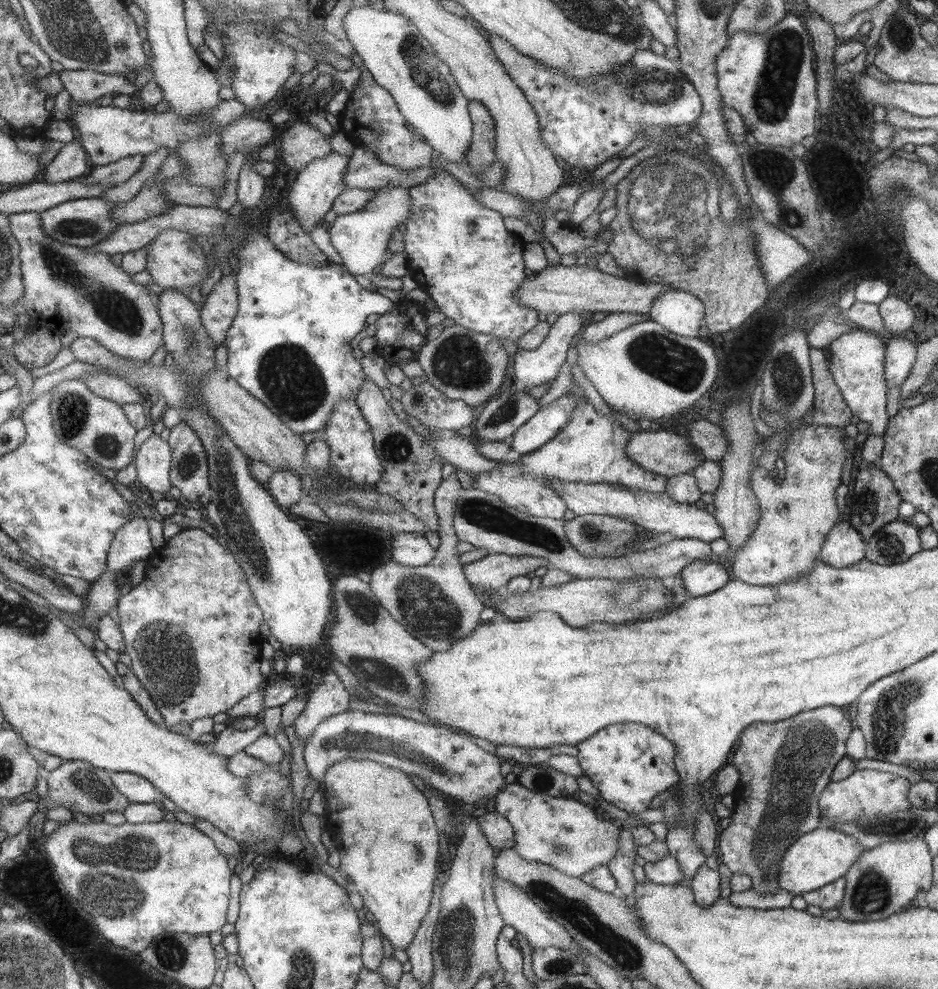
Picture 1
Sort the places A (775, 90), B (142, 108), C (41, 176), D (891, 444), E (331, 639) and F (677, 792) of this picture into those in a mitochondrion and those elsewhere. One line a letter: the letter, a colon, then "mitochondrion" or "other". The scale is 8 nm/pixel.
A: mitochondrion
B: other
C: other
D: other
E: other
F: other

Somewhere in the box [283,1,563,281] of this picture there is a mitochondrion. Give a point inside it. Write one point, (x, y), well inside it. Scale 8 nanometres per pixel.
(415, 53)

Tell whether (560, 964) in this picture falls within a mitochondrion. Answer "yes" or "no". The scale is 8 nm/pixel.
yes

